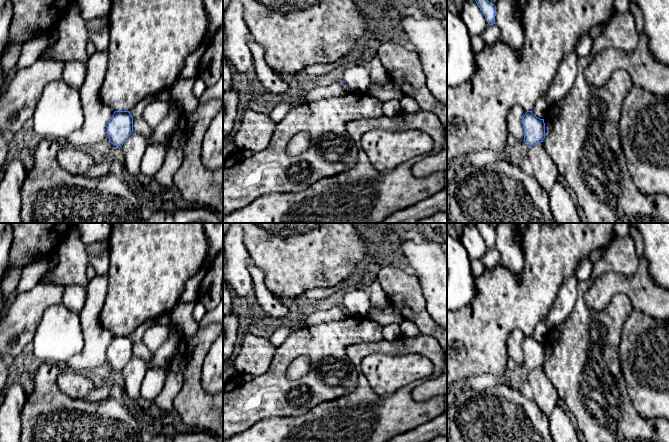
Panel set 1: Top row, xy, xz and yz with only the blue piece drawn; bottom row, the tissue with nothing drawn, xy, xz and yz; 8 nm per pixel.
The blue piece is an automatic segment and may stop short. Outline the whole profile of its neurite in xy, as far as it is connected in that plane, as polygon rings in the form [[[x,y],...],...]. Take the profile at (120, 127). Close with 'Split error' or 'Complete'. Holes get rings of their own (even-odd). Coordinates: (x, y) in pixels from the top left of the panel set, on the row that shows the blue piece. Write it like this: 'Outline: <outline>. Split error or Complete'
Outline: [[[115,111],[107,126],[109,141],[122,146],[133,132],[133,117],[129,111]]]. Complete

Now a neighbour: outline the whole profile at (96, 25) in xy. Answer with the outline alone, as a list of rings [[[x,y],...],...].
[[[103,18],[93,19],[87,22],[88,35],[92,32],[100,32],[108,21]]]

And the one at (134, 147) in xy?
[[[132,132],[121,146],[125,159],[125,168],[130,175],[138,176],[141,173],[140,163],[147,146],[145,137],[136,132]]]

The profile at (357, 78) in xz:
[[[349,65],[343,73],[342,79],[350,92],[367,93],[371,85],[369,70],[362,65]]]

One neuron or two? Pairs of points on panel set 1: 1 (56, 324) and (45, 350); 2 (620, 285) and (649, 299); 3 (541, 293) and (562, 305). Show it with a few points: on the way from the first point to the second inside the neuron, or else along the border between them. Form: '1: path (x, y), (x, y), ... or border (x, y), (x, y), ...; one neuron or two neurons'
1: path (56, 330), (56, 339), (51, 344); one neuron
2: path (627, 285), (637, 287), (642, 292); one neuron
3: border (564, 279), (544, 319); two neurons

